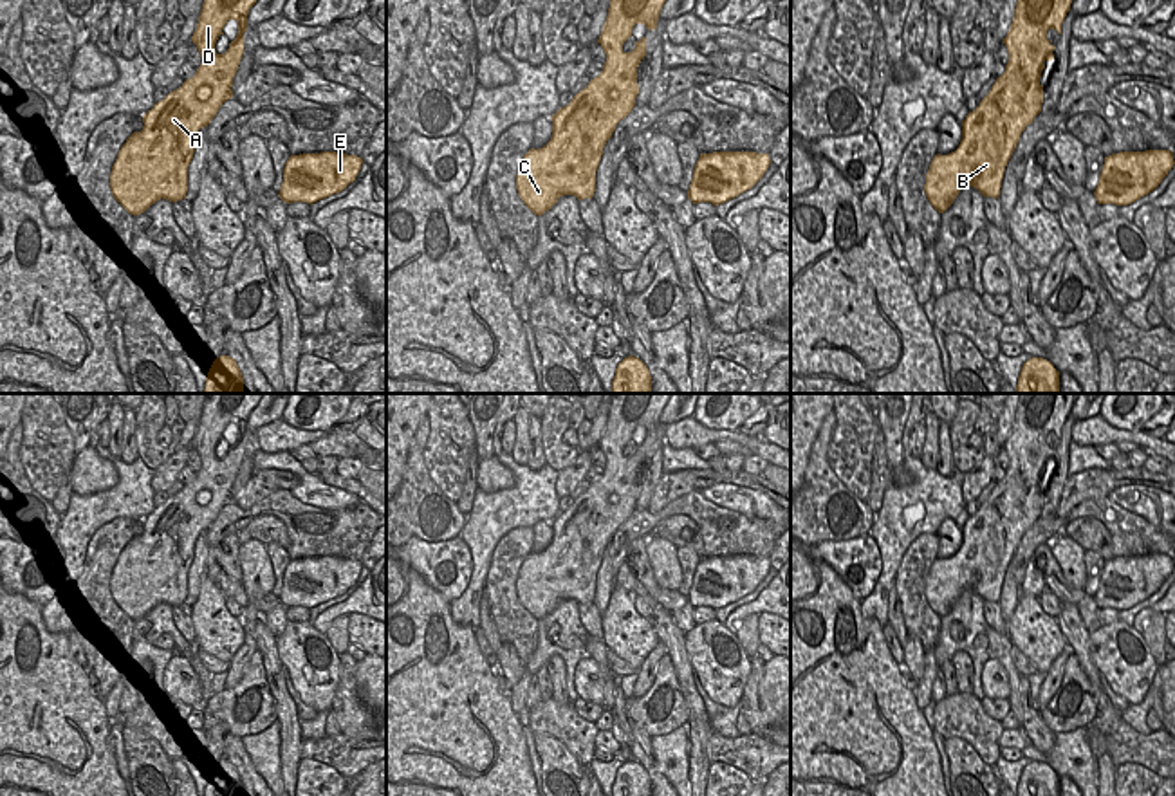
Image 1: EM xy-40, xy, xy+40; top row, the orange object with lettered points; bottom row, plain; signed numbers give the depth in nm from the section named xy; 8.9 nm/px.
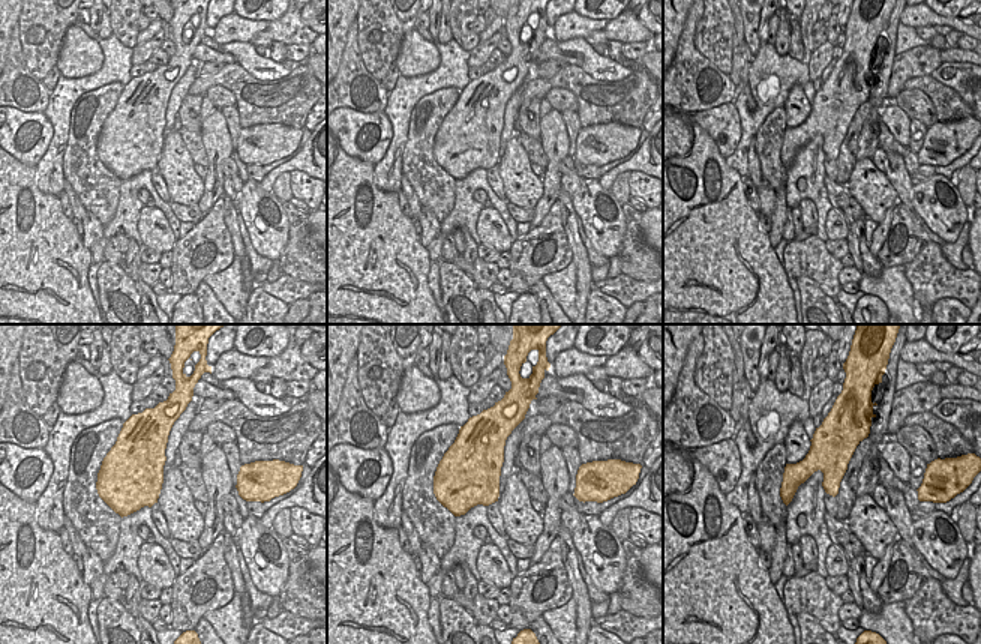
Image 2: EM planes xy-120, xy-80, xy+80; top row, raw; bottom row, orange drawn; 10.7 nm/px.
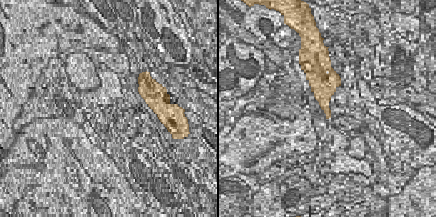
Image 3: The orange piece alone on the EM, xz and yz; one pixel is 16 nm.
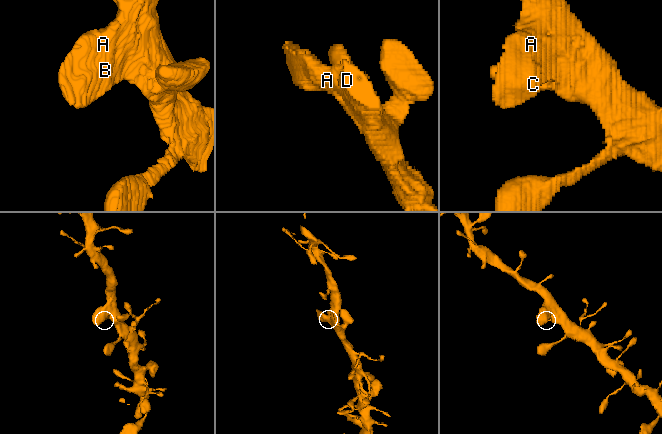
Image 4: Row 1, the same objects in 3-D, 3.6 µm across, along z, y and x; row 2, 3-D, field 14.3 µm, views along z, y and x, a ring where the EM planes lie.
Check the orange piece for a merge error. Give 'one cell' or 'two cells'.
one cell

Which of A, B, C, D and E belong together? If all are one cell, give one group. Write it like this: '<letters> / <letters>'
A B C D E

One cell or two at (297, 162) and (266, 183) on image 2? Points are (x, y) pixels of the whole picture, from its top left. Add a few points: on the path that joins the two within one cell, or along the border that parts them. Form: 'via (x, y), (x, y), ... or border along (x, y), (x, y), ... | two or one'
via (290, 165), (281, 168), (273, 176) | one

